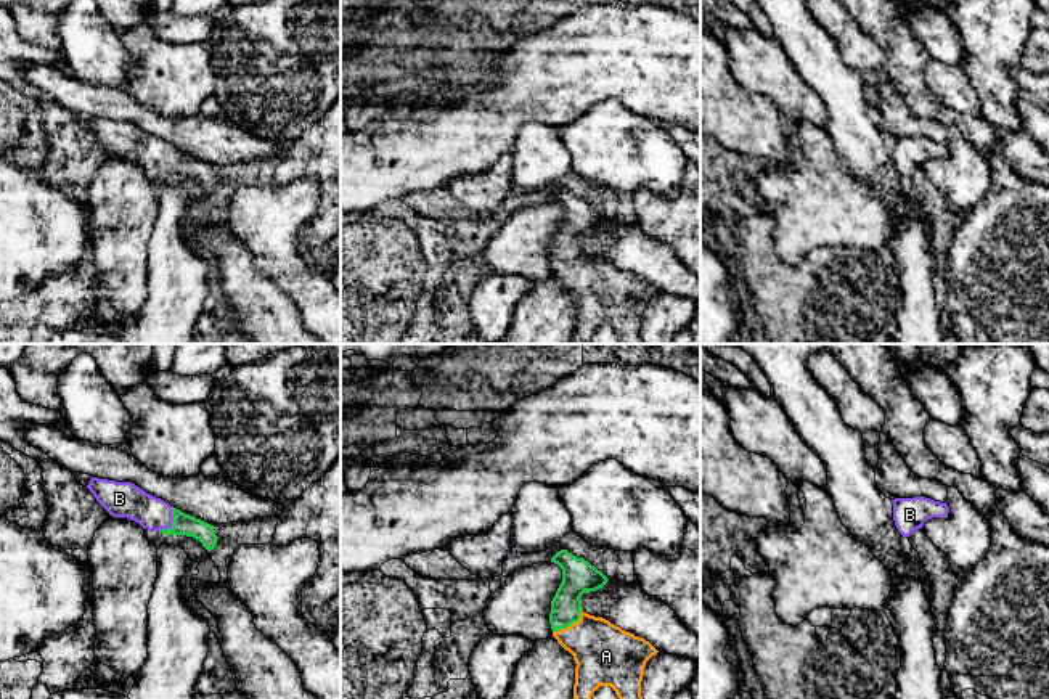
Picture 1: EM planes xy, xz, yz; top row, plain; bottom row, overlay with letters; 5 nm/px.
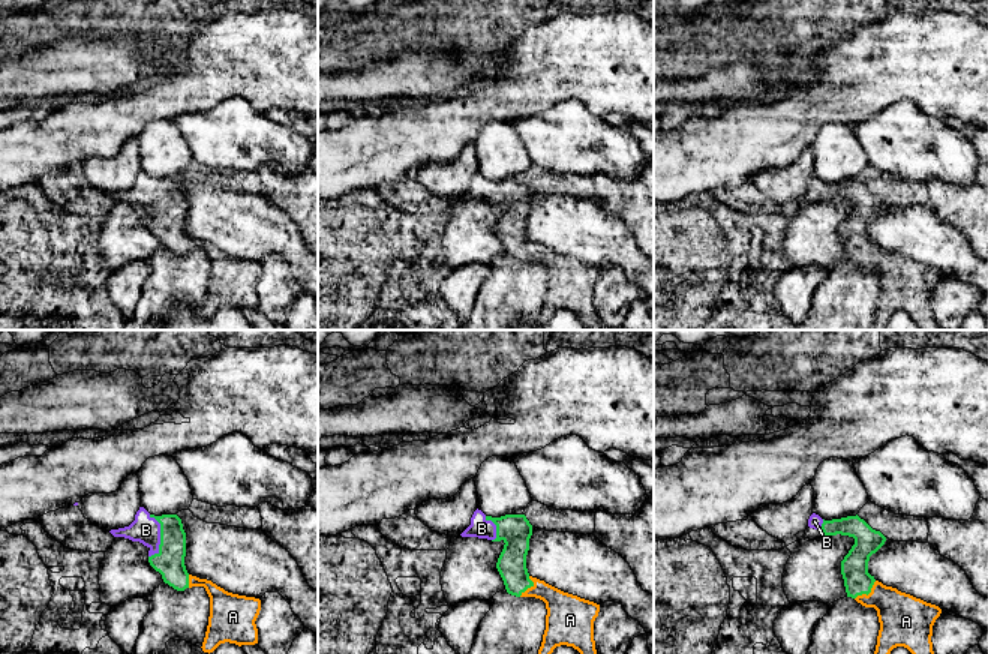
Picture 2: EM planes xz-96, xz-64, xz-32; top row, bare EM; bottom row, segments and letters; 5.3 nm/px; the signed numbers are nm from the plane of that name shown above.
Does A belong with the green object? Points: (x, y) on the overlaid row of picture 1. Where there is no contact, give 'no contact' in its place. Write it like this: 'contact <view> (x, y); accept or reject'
contact xz (571, 624); accept

